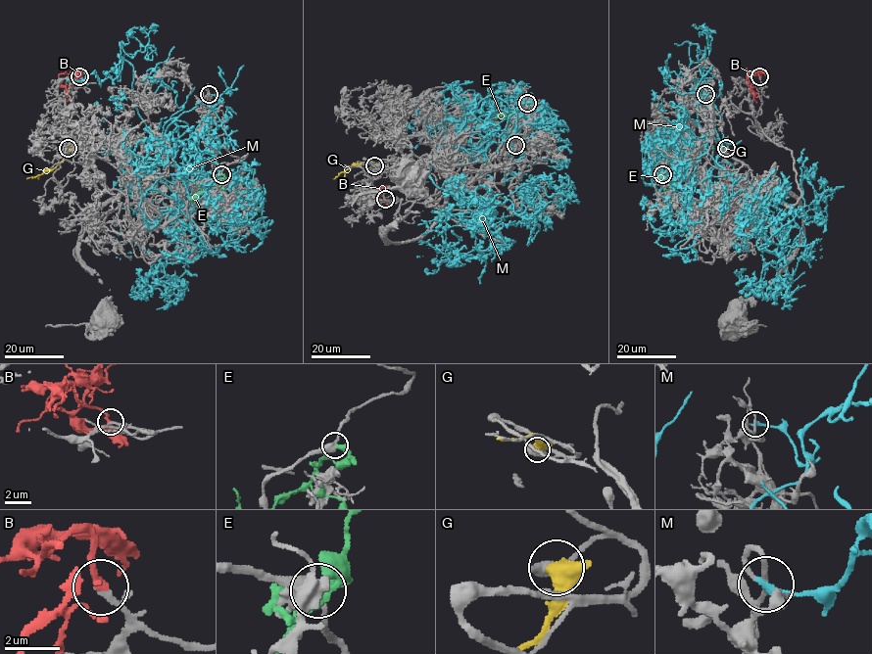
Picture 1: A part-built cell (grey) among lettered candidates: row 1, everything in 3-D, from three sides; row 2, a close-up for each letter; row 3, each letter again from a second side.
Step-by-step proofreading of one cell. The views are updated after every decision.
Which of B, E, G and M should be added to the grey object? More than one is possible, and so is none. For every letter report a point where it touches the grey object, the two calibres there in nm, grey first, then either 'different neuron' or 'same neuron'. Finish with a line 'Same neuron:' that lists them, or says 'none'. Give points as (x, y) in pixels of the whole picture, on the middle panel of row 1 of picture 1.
B: meets grey at (385, 199); 160 nm thick on the grey side, 240 nm on the other; same neuron
E: meets grey at (527, 103); 420 nm thick on the grey side, 400 nm on the other; different neuron
G: meets grey at (374, 165); 480 nm thick on the grey side, 480 nm on the other; different neuron
M: meets grey at (515, 145); 160 nm thick on the grey side, 280 nm on the other; different neuron
Same neuron: B

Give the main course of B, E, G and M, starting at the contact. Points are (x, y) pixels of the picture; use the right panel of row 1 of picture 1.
B: (759, 76), (756, 70), (750, 73), (750, 91), (756, 103)
E: (662, 173), (671, 182), (671, 190), (680, 202)
G: (726, 149), (723, 167), (739, 179)
M: (704, 94), (716, 162), (757, 191), (712, 166), (702, 233), (673, 250), (692, 237), (695, 258), (662, 255)

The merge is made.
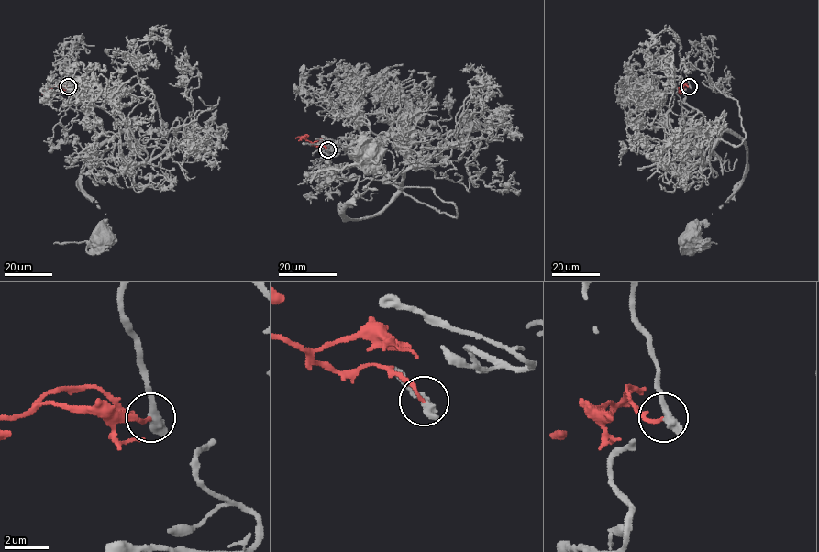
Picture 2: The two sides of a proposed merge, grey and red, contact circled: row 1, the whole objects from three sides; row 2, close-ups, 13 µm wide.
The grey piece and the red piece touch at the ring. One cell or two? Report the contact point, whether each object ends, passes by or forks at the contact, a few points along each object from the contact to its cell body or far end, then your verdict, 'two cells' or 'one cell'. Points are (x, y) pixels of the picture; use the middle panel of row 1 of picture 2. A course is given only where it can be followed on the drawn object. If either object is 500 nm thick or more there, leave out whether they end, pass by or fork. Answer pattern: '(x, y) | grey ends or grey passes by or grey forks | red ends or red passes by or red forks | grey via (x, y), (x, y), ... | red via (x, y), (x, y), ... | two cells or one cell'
(327, 149) | grey via (326, 149), (326, 171), (362, 165), (457, 217), (430, 188), (404, 187), (349, 218), (373, 177), (362, 150) | red via (326, 149), (321, 144), (314, 145), (304, 138), (295, 138) | one cell

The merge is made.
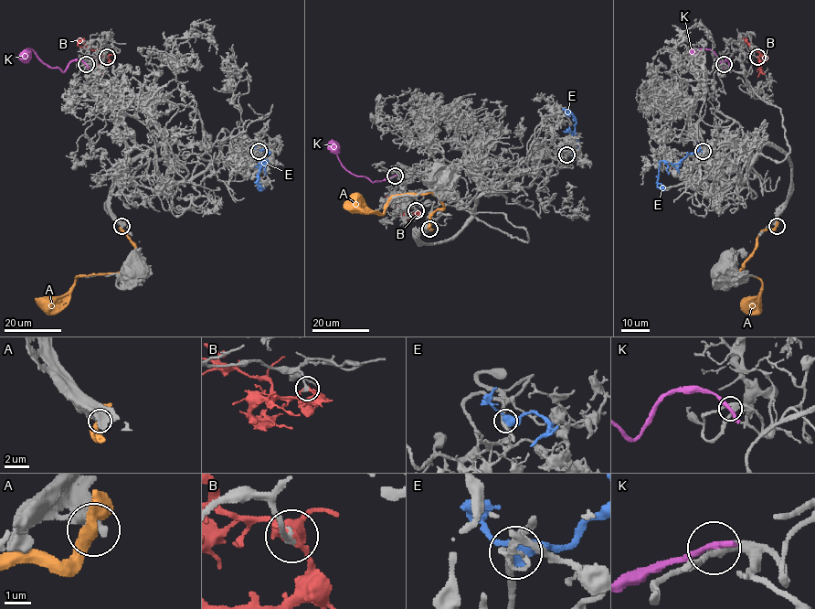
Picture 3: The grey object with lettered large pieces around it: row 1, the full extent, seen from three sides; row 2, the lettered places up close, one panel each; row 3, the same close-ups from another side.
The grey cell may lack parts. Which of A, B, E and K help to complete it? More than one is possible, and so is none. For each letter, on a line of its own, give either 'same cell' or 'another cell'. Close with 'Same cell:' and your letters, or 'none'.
A: another cell
B: same cell
E: another cell
K: another cell
Same cell: B

